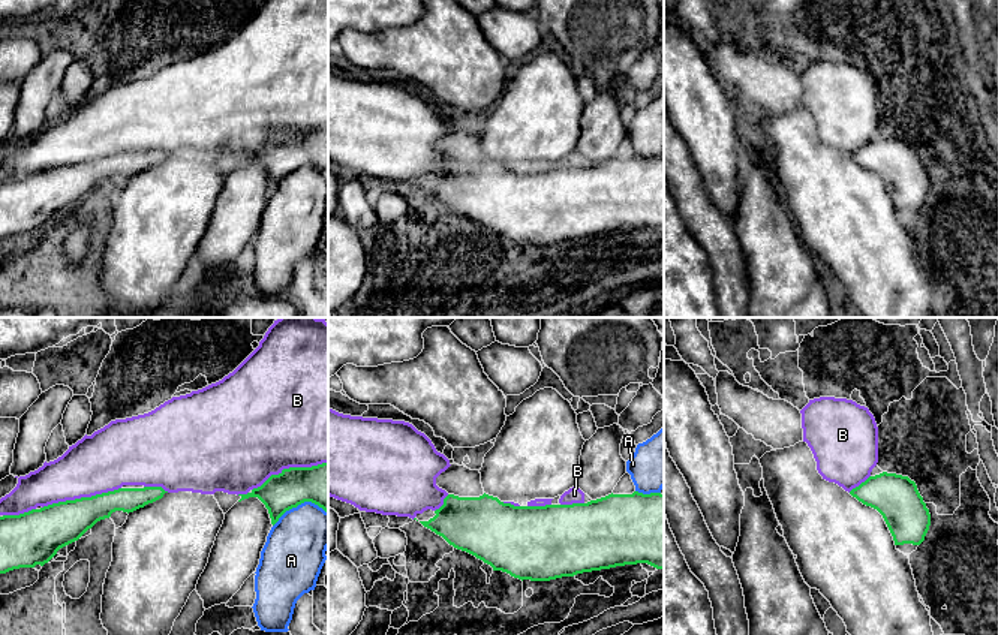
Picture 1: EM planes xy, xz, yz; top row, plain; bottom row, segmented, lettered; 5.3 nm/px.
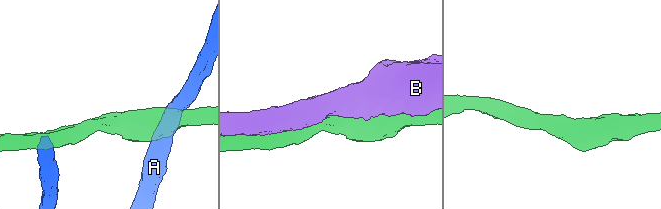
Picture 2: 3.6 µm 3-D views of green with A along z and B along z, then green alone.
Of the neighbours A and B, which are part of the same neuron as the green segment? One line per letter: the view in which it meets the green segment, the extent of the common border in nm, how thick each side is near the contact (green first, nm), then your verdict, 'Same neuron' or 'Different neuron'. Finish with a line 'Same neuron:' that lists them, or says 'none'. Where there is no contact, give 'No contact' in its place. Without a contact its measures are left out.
A: Touches green in xy. Shared border 300 nm. Thickness 240 nm (green) against 320 nm. Different neuron
B: Touches green in xy. Shared border 440 nm. Thickness 240 nm (green) against 320 nm. Same neuron
Same neuron: B

